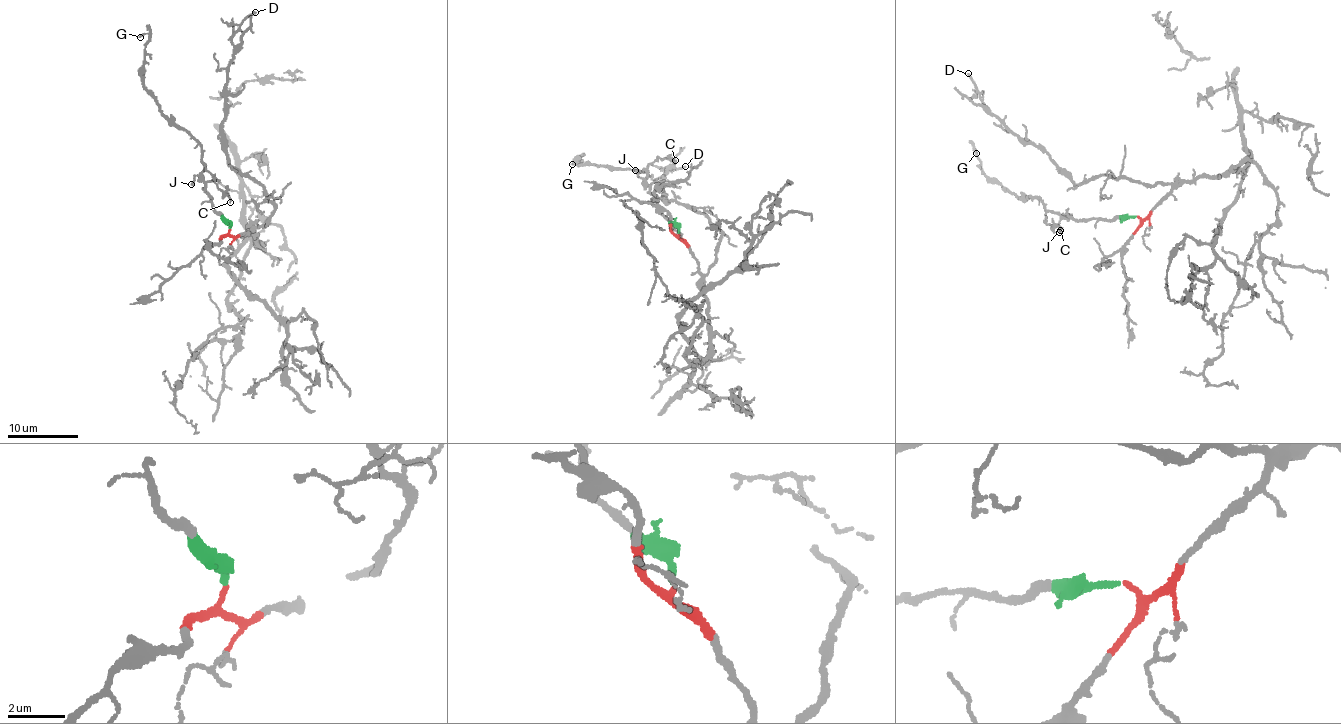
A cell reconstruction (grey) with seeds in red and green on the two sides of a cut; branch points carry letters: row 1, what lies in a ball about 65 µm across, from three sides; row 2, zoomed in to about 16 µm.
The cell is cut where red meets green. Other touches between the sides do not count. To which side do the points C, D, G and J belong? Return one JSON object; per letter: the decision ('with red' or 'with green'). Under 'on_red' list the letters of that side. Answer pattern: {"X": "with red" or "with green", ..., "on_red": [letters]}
{"C": "with green", "D": "with red", "G": "with green", "J": "with green", "on_red": ["D"]}

